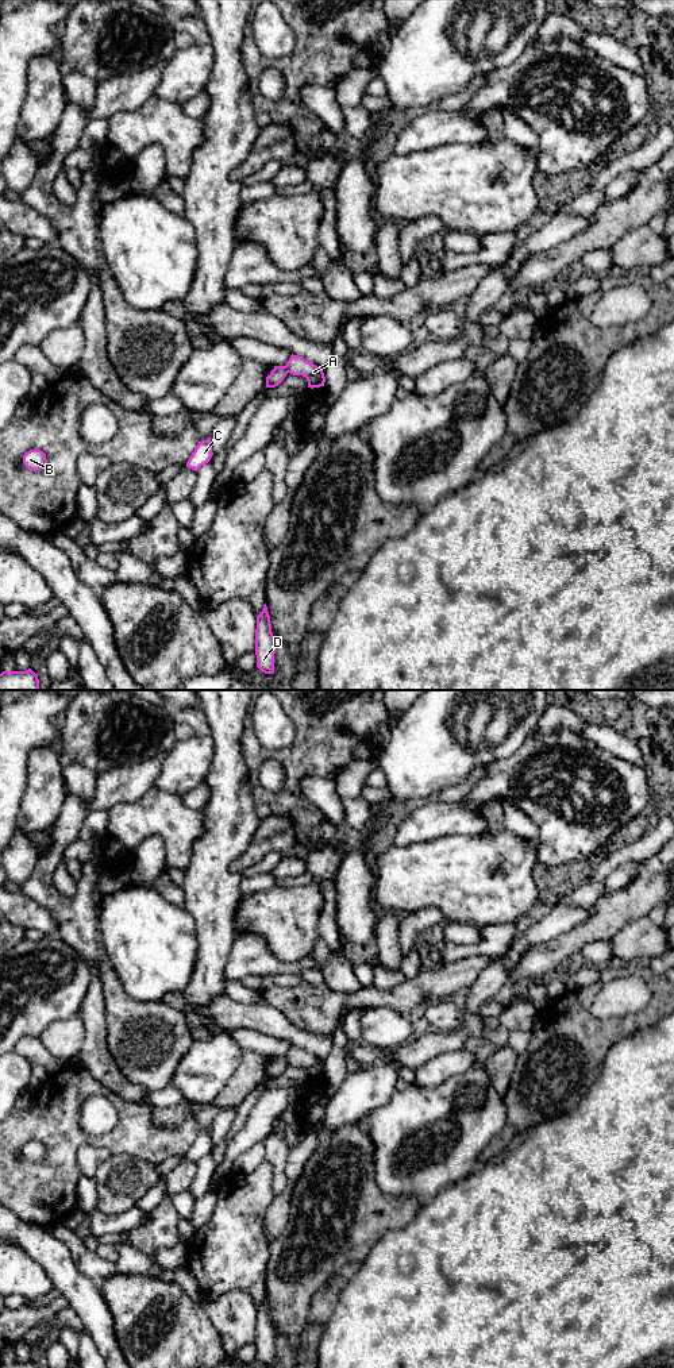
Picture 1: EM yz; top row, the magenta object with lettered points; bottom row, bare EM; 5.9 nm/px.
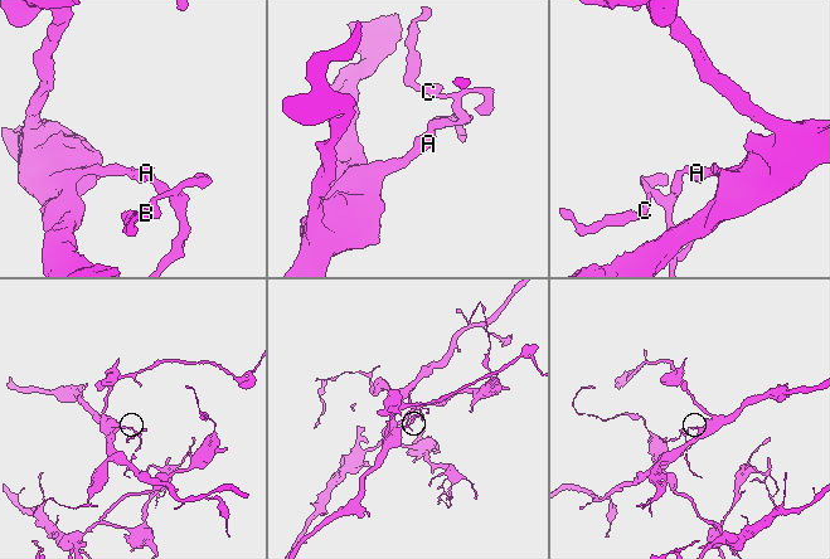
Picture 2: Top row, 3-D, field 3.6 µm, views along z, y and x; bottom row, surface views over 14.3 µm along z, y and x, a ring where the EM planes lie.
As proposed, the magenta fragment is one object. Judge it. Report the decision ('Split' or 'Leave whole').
Split

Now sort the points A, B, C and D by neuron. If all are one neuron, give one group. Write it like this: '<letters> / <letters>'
A / B C D

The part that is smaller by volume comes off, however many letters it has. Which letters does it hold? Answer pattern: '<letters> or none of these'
B, C, D

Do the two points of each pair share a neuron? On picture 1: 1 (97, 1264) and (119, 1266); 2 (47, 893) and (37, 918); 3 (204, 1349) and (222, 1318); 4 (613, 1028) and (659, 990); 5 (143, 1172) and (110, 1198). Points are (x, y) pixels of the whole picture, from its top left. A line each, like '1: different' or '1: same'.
1: same
2: different
3: different
4: same
5: same

